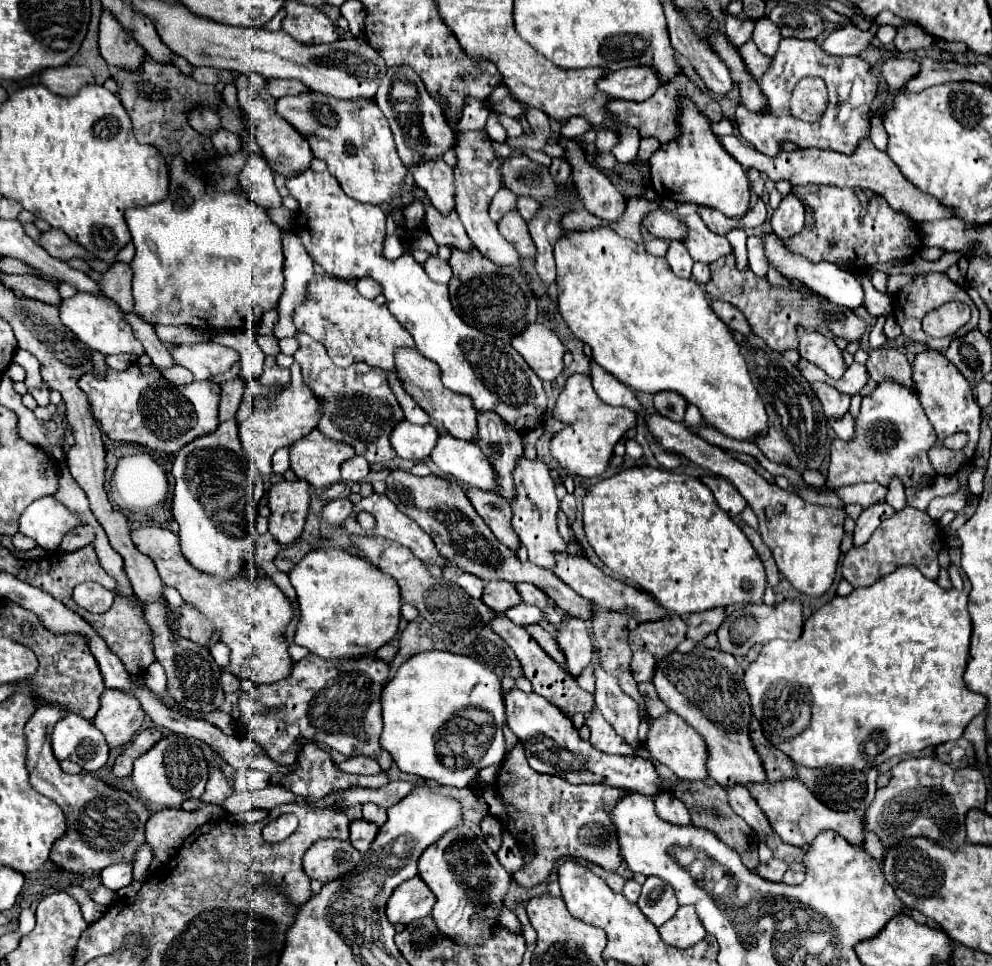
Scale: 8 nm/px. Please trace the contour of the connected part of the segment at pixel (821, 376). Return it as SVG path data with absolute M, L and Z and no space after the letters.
M800 362L800 372L802 372L810 382L816 382L816 380L826 382L826 378L828 378L820 368L816 368L814 364L808 364L808 362Z

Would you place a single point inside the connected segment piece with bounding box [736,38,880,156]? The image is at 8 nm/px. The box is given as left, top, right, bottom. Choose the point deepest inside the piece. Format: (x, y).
(852, 87)

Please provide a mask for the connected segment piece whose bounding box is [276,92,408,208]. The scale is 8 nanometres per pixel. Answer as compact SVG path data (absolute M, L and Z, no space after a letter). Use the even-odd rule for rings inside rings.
M308 92L302 96L280 98L276 110L308 140L314 156L328 164L328 172L336 176L346 196L368 204L388 202L394 208L402 206L402 178L408 168L404 168L396 152L388 122L376 104L364 100L336 100ZM318 104L320 112L314 112Z

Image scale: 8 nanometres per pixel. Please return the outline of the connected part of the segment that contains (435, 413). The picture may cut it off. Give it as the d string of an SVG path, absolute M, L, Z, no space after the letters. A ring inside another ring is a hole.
M402 348L396 352L396 370L400 374L400 380L404 382L404 390L414 398L414 402L430 416L430 420L442 428L450 436L456 436L458 440L476 440L476 410L472 408L472 400L466 396L456 396L454 392L448 392L444 384L440 384L440 368L432 364L432 360L420 356L420 352Z

